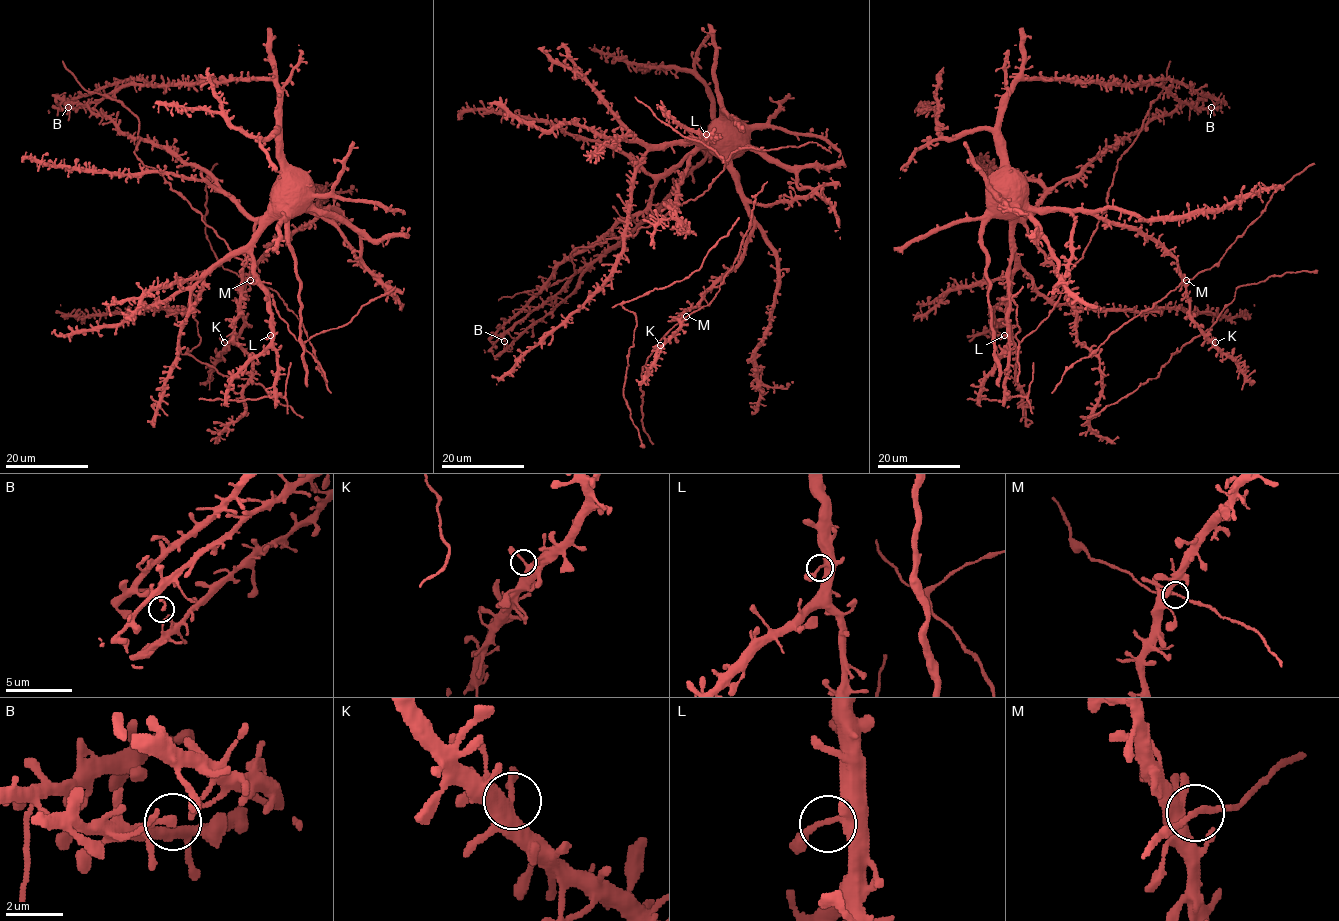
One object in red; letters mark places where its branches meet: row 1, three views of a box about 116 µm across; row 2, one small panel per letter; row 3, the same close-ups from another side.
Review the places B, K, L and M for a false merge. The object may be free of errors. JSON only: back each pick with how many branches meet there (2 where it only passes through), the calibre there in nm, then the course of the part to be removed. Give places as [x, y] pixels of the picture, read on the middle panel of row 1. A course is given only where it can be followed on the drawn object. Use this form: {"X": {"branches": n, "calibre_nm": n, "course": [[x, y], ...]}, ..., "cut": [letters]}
{"cut": []}

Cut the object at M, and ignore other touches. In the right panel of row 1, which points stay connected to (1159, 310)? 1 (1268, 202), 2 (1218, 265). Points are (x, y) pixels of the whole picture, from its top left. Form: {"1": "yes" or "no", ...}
{"1": "no", "2": "no"}

